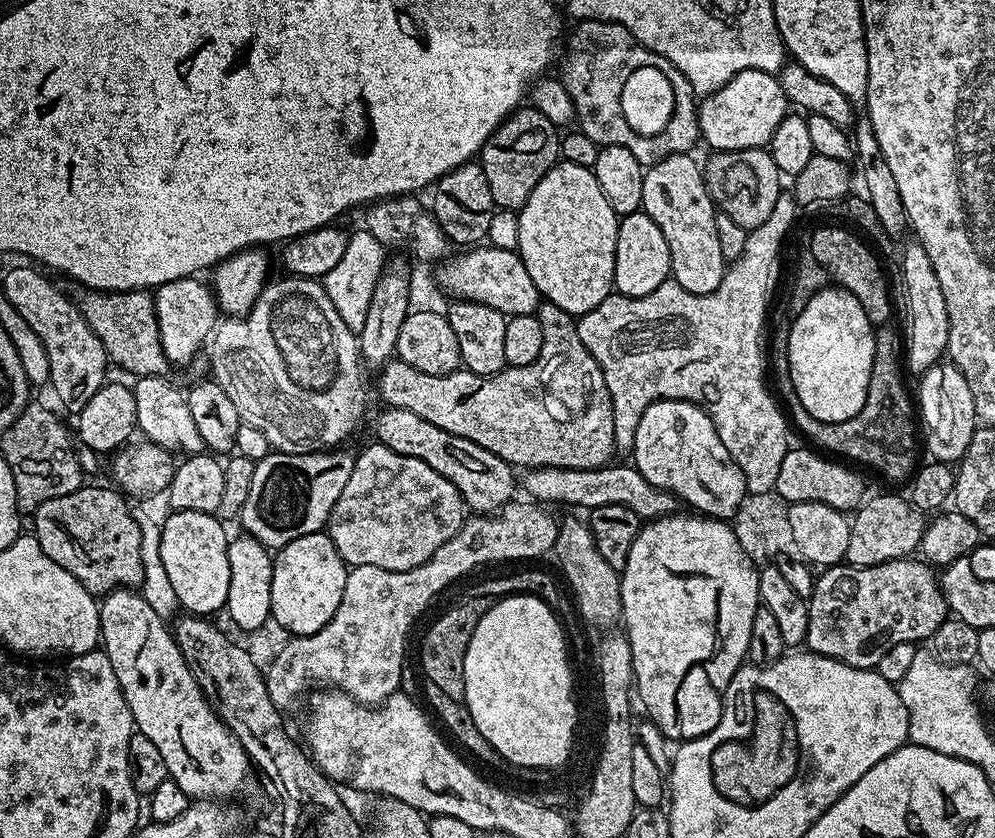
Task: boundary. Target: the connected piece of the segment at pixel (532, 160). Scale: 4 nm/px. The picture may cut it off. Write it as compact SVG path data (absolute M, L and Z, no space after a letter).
M521 106L505 118L504 123L484 143L478 157L478 162L486 174L486 183L490 186L490 194L494 194L497 209L519 210L524 205L526 198L530 198L530 190L534 190L534 186L538 186L538 182L542 182L545 174L561 159L560 138L558 128L533 106Z

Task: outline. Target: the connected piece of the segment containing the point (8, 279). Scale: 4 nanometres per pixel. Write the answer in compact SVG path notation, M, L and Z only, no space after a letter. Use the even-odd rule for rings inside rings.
M32 268L10 269L4 276L2 290L10 306L14 306L14 310L26 318L30 329L41 339L50 360L50 388L56 391L57 398L69 408L69 413L75 414L82 410L82 406L86 406L86 402L90 402L90 398L94 398L94 394L98 394L106 382L107 376L104 375L110 369L110 361L98 334L90 330L86 318L80 312L77 301L59 292L43 276L43 271Z

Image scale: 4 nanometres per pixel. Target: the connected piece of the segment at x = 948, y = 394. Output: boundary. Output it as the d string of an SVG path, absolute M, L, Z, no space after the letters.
M950 362L930 366L919 377L920 400L918 396L918 416L924 419L924 440L933 461L949 466L959 462L966 454L966 448L977 430L976 403L966 378Z

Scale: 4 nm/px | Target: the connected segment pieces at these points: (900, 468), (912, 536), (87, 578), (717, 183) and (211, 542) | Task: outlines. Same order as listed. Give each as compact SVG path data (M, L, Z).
M880 326L875 329L876 345L874 346L874 362L870 366L870 385L872 396L866 394L866 402L858 414L854 414L856 420L850 418L852 424L838 422L840 428L820 428L820 436L824 436L825 453L845 461L857 460L876 472L881 472L888 480L907 481L913 475L918 460L912 457L912 416L914 420L914 400L908 397L908 388L904 385L906 377L906 364L902 359L902 336L892 326Z
M876 496L855 513L856 517L851 517L849 546L844 560L852 567L865 568L891 560L902 560L911 557L919 549L926 525L925 513L913 506L911 500L900 496Z
M82 486L70 494L62 494L62 498L50 498L50 502L42 502L35 510L37 530L35 538L42 550L58 566L70 570L90 595L103 598L115 588L135 589L142 579L142 534L138 530L138 522L132 516L129 501L115 487L88 488Z
M768 149L713 151L711 155L708 161L703 161L702 171L713 204L719 211L734 218L738 226L749 230L762 226L762 222L770 218L770 210L774 210L774 202L778 202L782 194L780 188L782 174L778 166L774 166L774 158L769 154Z
M172 510L167 514L160 526L160 549L170 586L174 586L174 594L185 613L211 617L211 612L219 608L221 611L227 605L230 594L229 533L224 533L225 525L211 512Z

